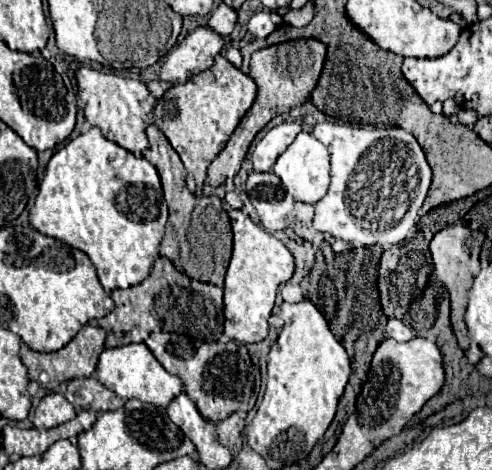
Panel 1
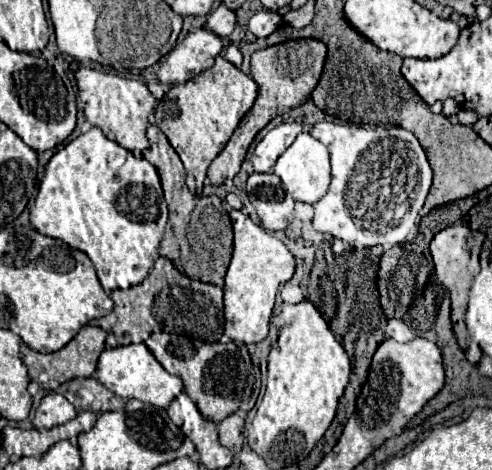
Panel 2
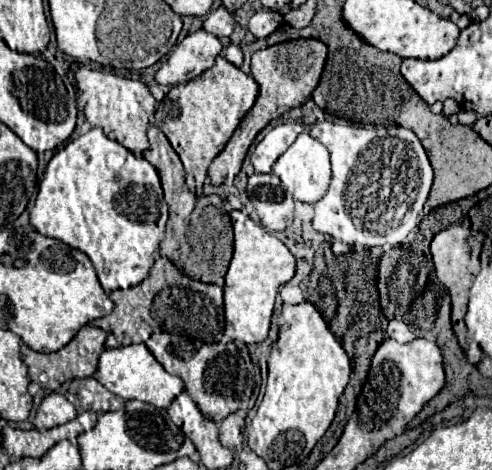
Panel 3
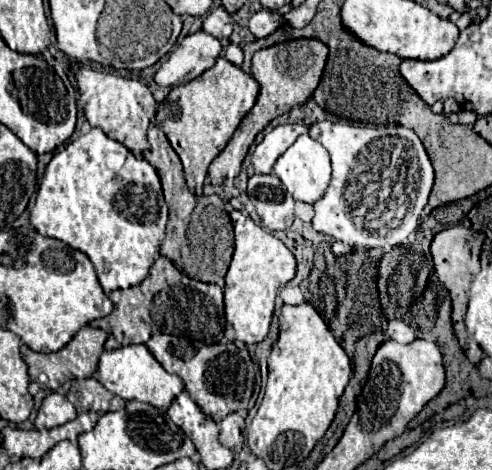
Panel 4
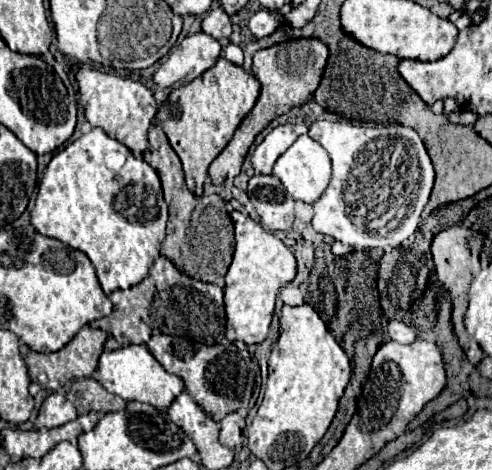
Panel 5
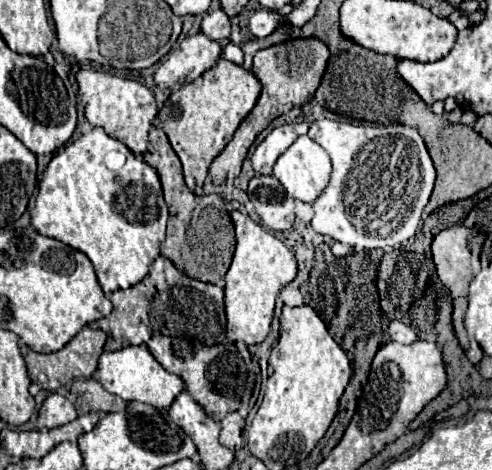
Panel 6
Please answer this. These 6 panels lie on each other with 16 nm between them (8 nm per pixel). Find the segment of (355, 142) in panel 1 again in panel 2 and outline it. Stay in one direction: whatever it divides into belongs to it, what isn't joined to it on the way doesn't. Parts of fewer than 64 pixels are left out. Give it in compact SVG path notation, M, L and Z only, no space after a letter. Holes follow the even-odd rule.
M320 122L312 126L310 134L328 148L332 162L330 188L326 196L314 204L314 228L346 244L352 244L356 238L360 238L360 234L364 246L380 244L384 248L390 248L404 244L420 224L420 210L432 186L432 166L416 136L400 126L362 128L362 125L351 122Z

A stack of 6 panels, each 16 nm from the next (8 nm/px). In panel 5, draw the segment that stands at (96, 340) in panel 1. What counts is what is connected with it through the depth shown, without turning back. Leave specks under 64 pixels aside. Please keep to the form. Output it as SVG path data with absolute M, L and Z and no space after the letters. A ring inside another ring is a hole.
M84 326L62 350L58 352L52 352L52 354L38 354L34 350L30 350L28 346L22 346L20 352L22 352L22 358L26 360L26 366L28 366L28 374L32 378L32 382L38 382L38 374L44 372L48 376L48 384L44 386L50 390L56 391L57 388L64 386L66 382L70 380L76 380L76 378L90 378L92 372L96 370L98 366L98 358L104 350L104 342L106 342L108 334L102 332L102 330L94 330L90 326Z

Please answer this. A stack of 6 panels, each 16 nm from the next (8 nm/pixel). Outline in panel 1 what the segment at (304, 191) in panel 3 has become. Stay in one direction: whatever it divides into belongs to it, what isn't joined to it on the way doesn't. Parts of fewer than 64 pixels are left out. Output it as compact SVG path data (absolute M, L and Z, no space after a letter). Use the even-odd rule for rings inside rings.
M300 132L296 136L296 140L280 154L280 158L276 160L272 172L282 180L282 184L286 186L286 190L292 194L294 200L316 204L328 192L328 186L330 186L330 158L328 158L328 150L312 134Z

